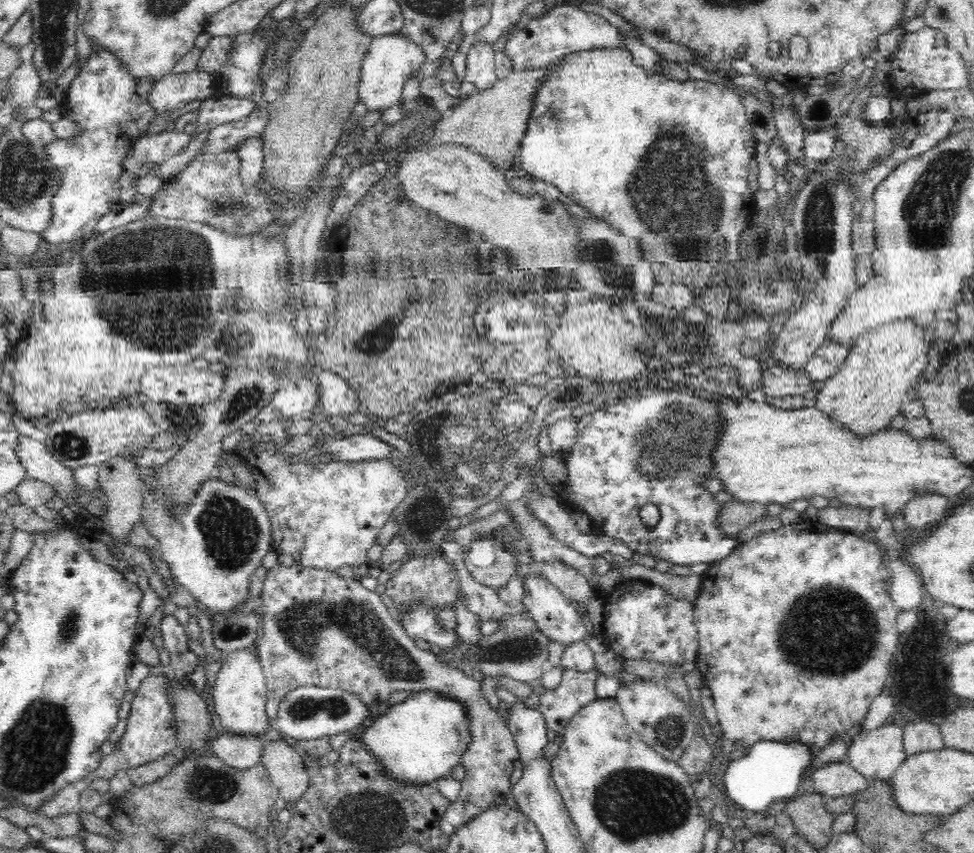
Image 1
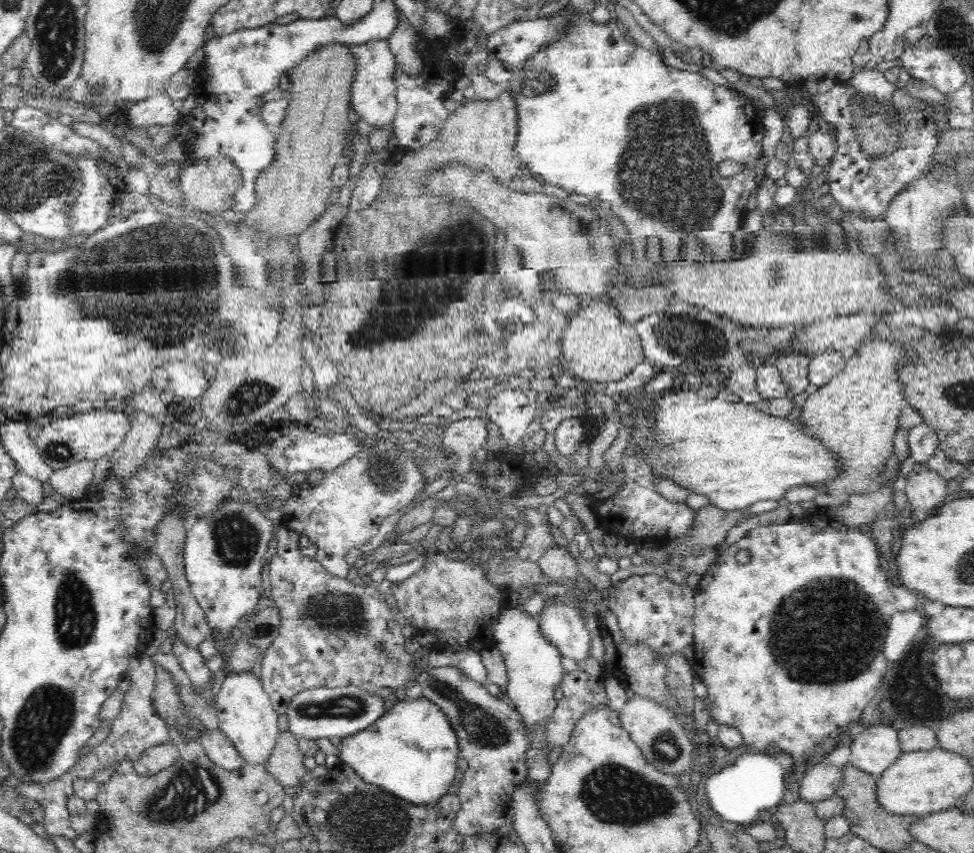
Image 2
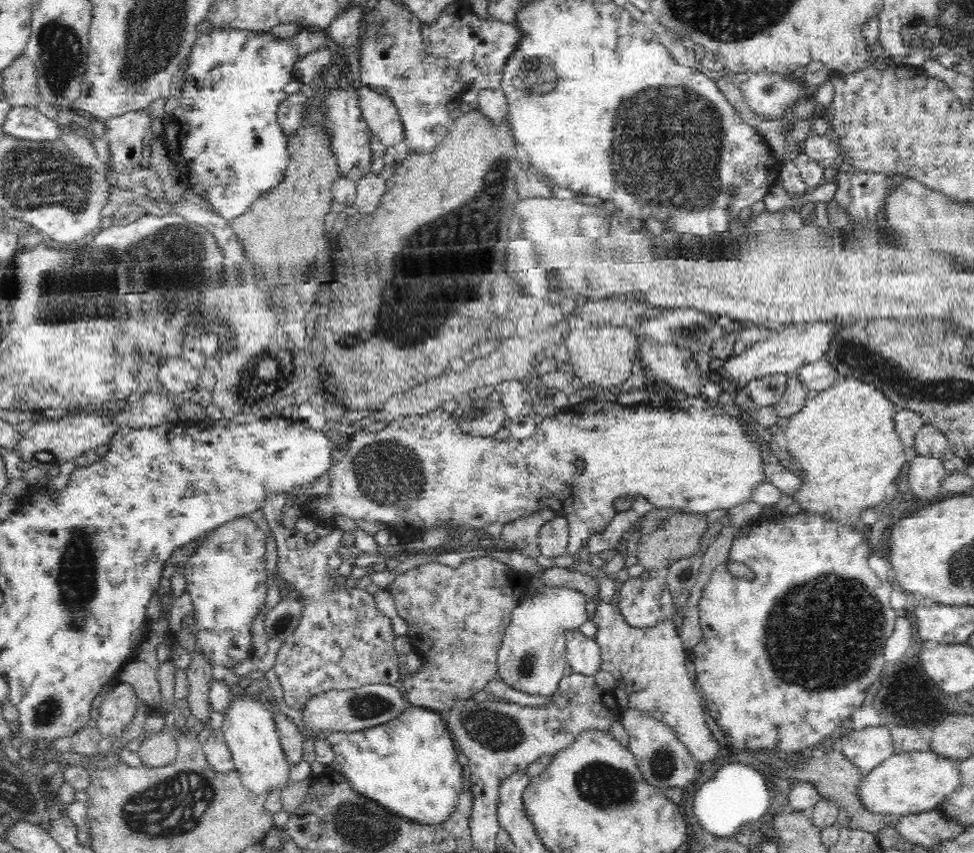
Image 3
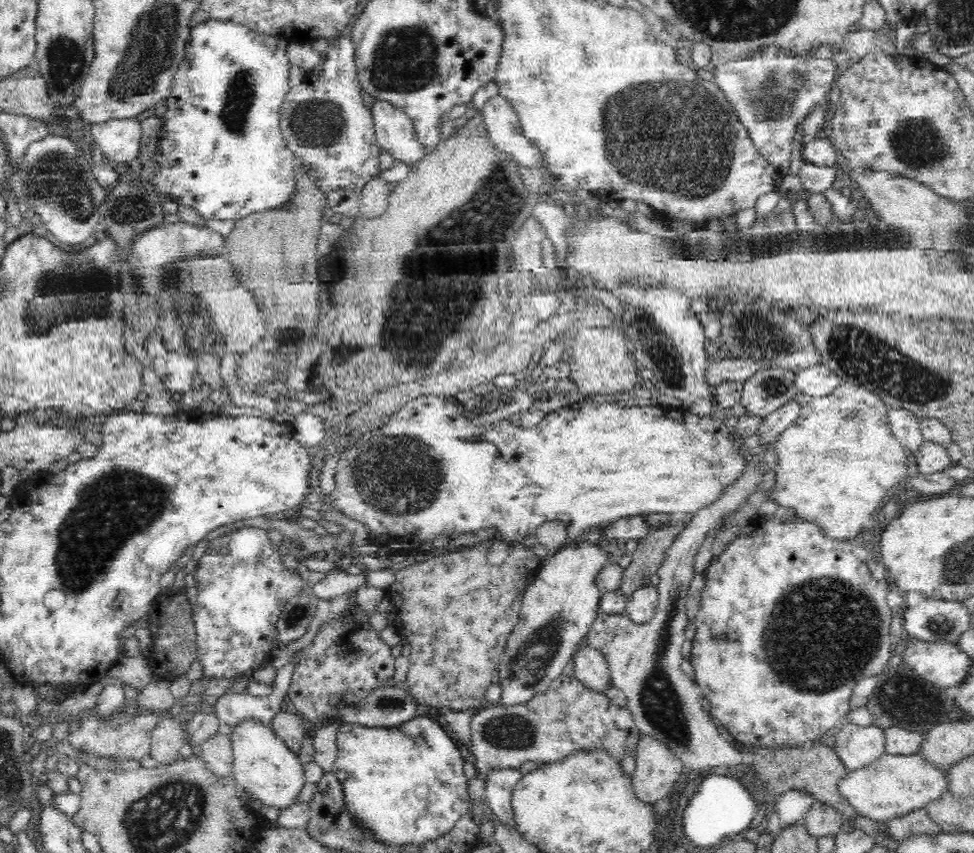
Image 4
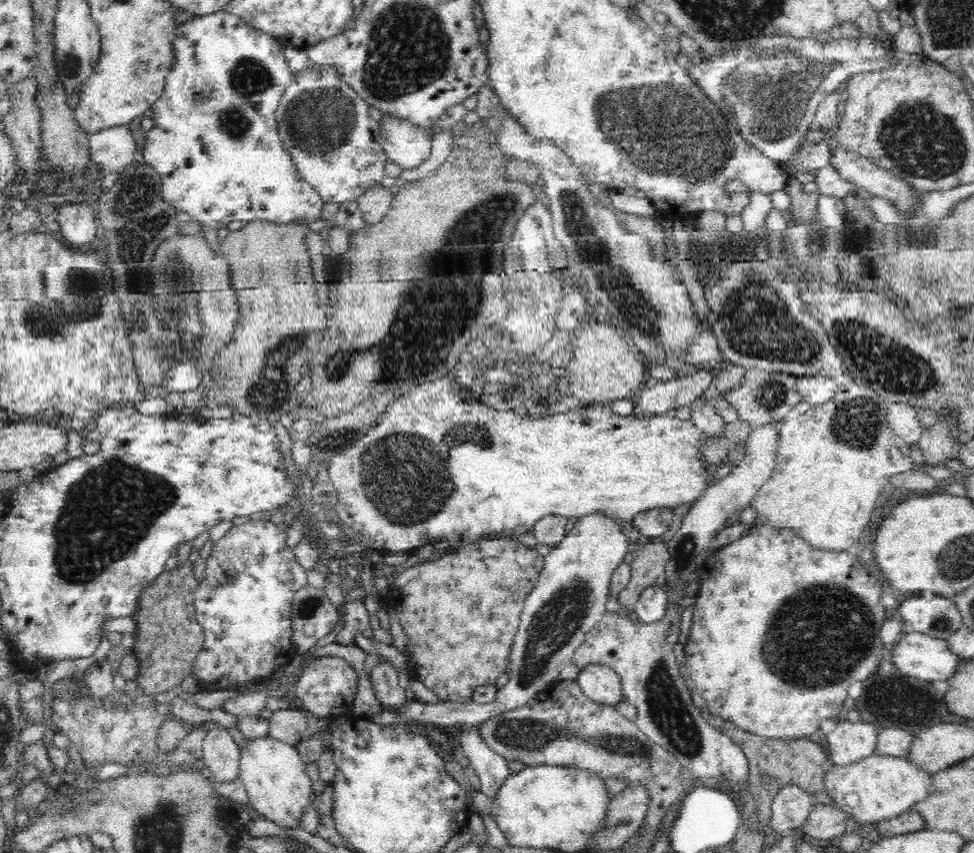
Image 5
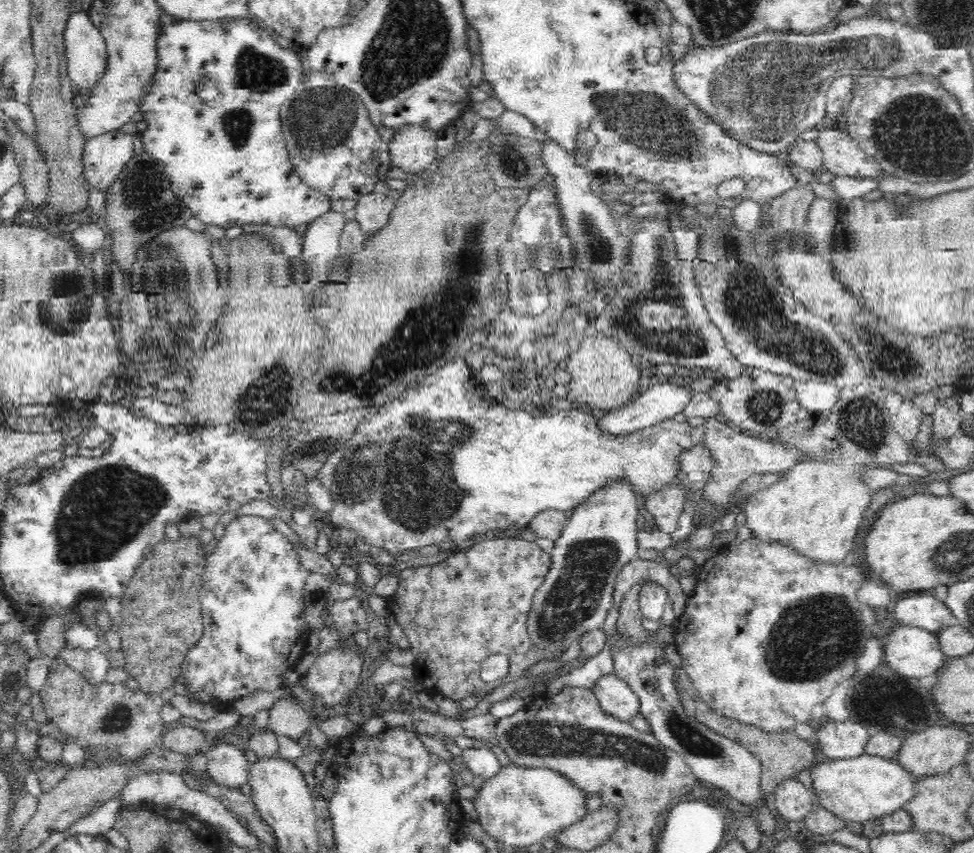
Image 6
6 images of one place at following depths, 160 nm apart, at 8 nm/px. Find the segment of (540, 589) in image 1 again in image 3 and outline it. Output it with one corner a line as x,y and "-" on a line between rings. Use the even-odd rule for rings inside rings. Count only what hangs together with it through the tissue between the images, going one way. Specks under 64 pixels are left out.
574,630
567,634
567,662
574,673
596,677
601,670
602,653
594,638

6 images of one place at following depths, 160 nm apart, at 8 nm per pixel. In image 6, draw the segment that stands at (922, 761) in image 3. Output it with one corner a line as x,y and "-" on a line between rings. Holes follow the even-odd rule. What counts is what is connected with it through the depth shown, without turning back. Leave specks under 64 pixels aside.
866,753
854,758
827,759
822,763
814,764
811,777
816,796
818,796
815,802
820,803
826,810
844,821
863,823
871,821
872,818
892,814
895,810
902,809
903,804
908,802
915,793
916,778
906,772
896,758
886,759

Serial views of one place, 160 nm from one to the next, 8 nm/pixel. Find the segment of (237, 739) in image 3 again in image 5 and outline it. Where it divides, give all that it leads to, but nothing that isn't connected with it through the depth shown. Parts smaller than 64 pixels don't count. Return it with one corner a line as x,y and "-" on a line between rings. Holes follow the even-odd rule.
270,736
247,740
246,745
241,746
240,774
250,804
256,812
286,828
286,830
302,829
304,814
312,808
310,802
312,794
312,781
306,773
306,769
295,745
291,745

